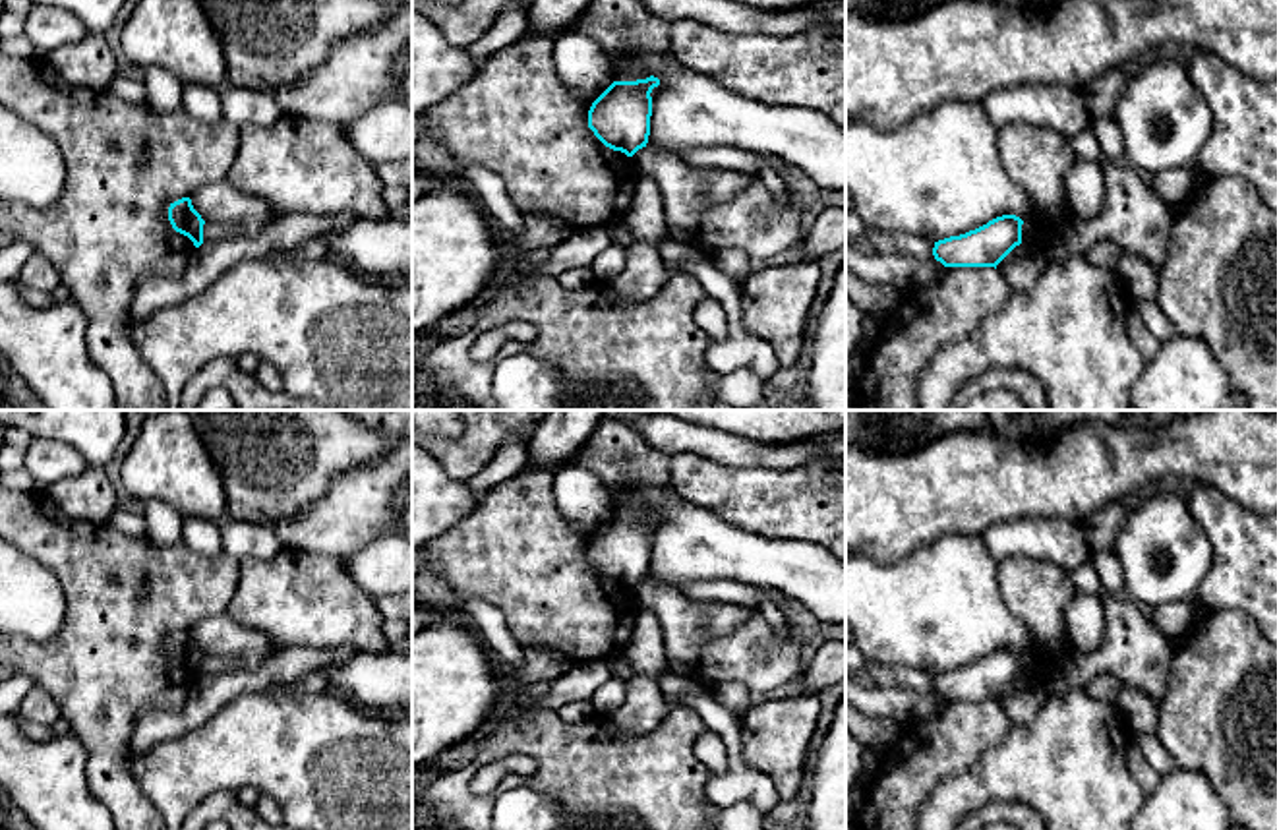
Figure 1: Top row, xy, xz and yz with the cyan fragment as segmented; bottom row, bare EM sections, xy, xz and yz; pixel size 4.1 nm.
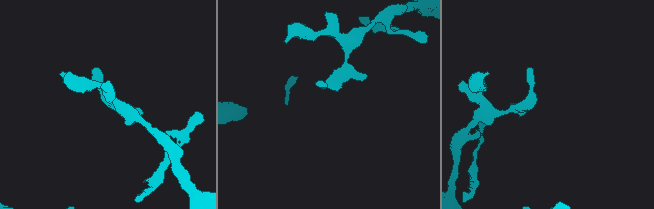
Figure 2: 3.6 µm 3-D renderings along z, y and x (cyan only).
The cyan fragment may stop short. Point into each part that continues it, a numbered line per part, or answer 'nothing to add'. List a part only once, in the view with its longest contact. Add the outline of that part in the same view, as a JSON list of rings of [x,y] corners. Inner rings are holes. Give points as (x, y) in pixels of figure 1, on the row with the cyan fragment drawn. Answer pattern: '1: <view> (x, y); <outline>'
nothing to add

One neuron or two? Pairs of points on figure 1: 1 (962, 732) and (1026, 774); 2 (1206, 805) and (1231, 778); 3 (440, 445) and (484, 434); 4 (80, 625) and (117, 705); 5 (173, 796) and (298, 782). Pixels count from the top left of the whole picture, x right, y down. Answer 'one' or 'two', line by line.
1: two
2: two
3: one
4: one
5: one

